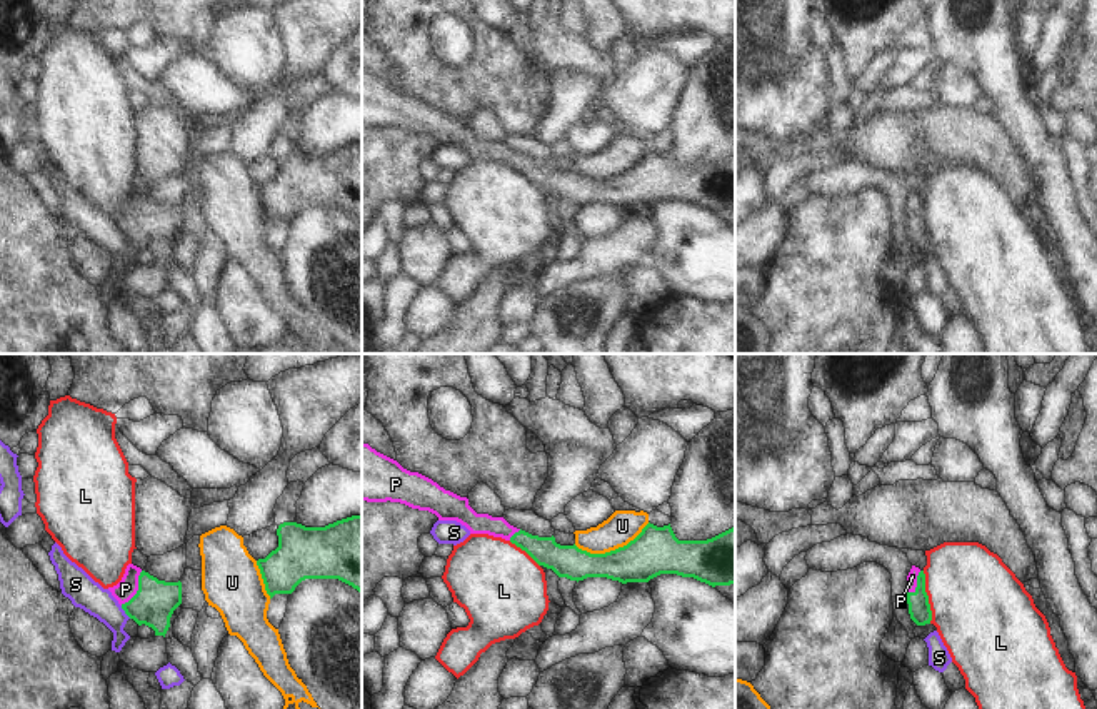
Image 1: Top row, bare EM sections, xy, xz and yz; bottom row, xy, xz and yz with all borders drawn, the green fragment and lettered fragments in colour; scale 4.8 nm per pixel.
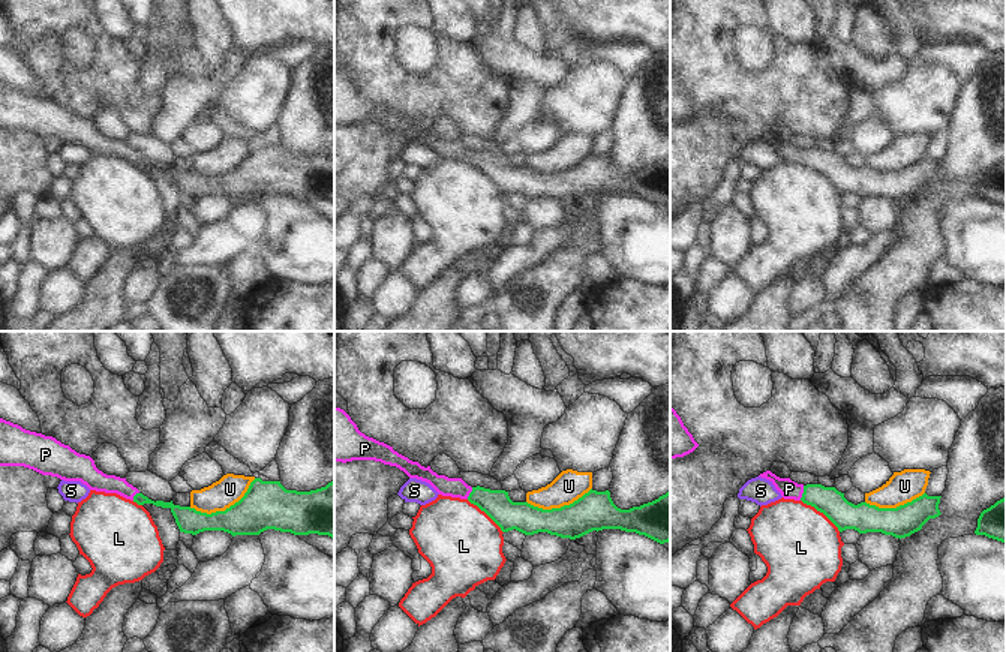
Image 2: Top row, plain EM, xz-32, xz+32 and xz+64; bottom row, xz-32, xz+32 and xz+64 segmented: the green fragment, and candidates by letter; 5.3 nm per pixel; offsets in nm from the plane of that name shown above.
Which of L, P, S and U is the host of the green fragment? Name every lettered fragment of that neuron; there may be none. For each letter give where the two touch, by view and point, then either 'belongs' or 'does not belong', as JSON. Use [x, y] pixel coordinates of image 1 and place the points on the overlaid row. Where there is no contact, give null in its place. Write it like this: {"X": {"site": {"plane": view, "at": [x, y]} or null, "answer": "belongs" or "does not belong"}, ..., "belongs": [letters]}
{"L": {"site": {"plane": "yz", "at": [927, 598]}, "answer": "does not belong"}, "P": {"site": {"plane": "xy", "at": [139, 589]}, "answer": "belongs"}, "S": {"site": {"plane": "xy", "at": [125, 613]}, "answer": "does not belong"}, "U": {"site": {"plane": "xz", "at": [611, 551]}, "answer": "does not belong"}, "belongs": ["P"]}

